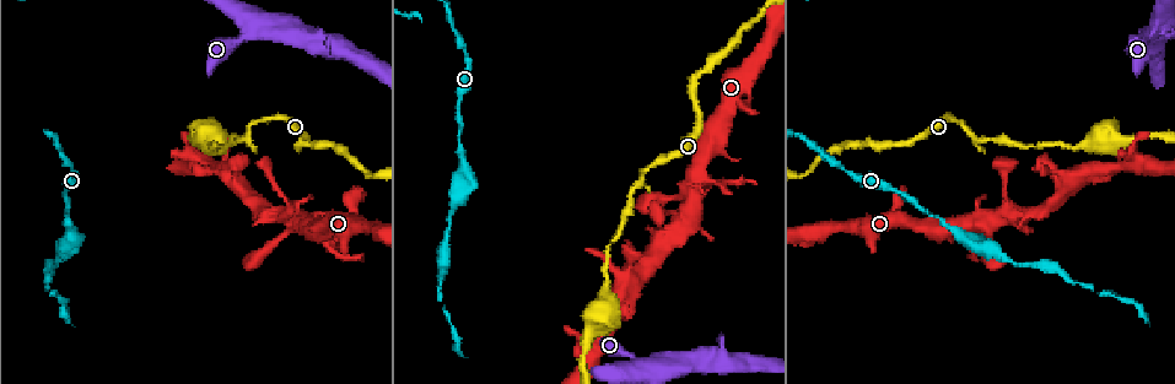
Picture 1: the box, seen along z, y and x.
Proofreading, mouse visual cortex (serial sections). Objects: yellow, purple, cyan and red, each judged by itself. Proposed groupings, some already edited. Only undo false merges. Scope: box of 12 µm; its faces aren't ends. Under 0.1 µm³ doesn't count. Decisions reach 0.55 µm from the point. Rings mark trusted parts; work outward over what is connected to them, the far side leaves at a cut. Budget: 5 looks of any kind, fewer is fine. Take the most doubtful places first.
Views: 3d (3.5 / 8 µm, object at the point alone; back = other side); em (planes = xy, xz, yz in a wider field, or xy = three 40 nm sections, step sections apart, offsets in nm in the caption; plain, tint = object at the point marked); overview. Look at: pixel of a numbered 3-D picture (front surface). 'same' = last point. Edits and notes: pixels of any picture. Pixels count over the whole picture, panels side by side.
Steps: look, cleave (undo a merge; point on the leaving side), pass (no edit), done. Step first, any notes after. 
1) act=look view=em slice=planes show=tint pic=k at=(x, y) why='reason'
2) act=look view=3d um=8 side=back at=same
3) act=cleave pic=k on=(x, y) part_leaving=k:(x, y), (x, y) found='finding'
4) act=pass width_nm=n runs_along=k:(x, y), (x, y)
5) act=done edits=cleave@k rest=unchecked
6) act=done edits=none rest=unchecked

act=look view=3d um=3.5 side=back pic=1 at=(997, 255) why='sudden change in width'

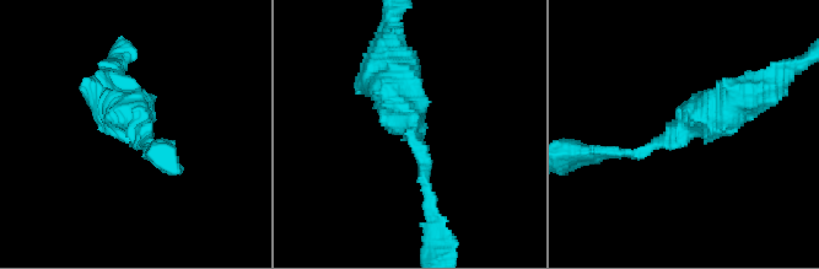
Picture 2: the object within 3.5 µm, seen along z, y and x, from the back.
act=look view=em slice=xy step=1 show=tint pic=2 at=(136, 124) arm_widths_nm=150,400 why='need the tissue'

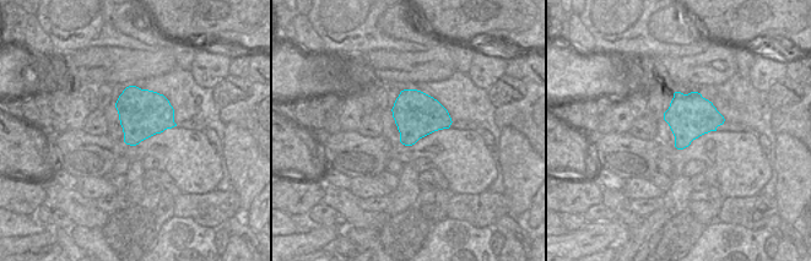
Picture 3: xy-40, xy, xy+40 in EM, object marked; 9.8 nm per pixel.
act=pass runs_along=2:(384, 64), (430, 197) found='all the same cell'

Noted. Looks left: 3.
act=look view=3d um=8 pic=1 at=(876, 144) why='sharp bend'

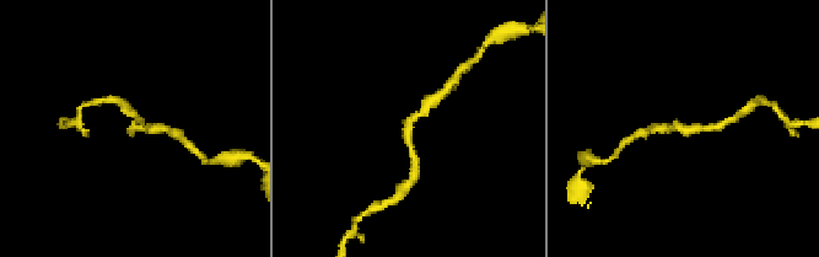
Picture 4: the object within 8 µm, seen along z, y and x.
act=look view=em slice=xy step=5 show=tint pic=4 at=(132, 130) arm_widths_nm=200,250 why='shape alone is not enough'

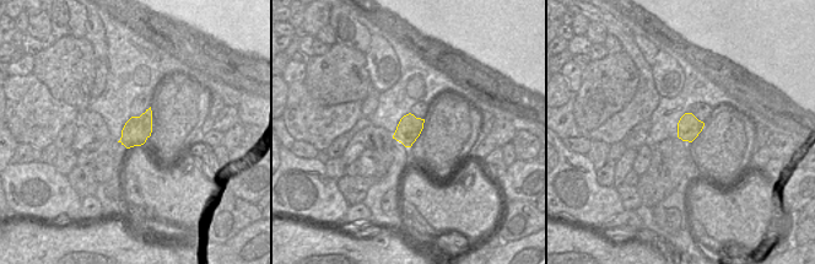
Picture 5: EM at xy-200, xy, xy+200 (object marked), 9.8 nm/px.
act=pass runs_along=4:(414, 160), (407, 126), (430, 101) found='all the same cell'

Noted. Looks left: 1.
act=done edits=none rest=unchecked

